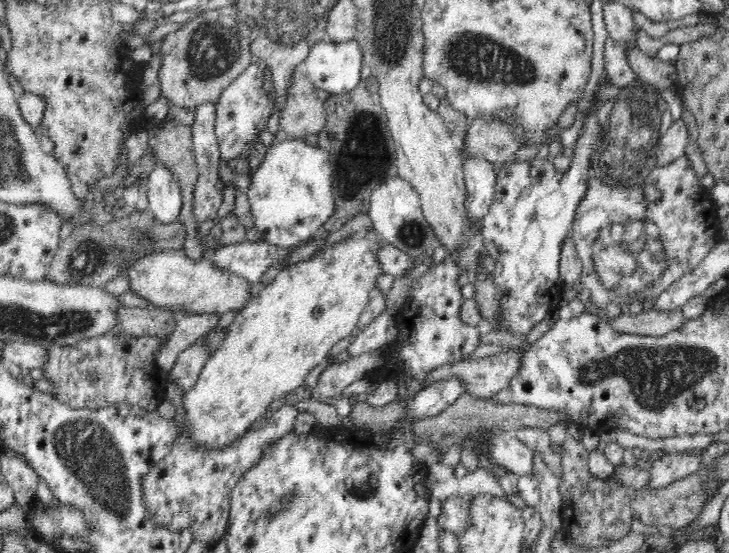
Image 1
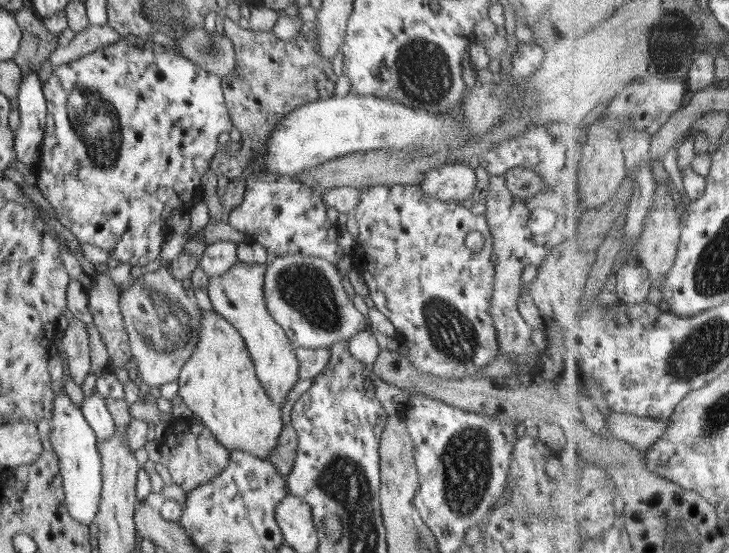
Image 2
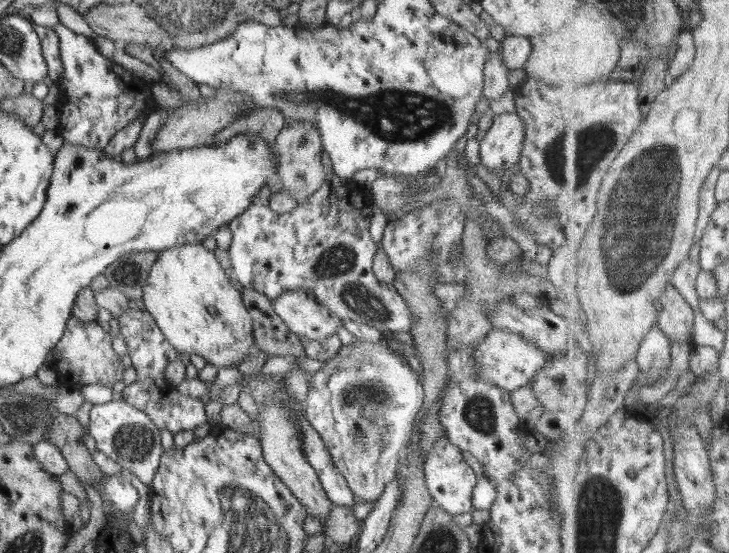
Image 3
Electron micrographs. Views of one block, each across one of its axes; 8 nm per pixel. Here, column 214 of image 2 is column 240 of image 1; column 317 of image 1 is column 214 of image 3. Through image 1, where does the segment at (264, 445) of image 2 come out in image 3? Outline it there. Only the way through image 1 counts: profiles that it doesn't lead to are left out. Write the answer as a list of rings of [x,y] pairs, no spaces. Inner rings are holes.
[[[186,244],[169,250],[162,250],[155,264],[148,272],[142,296],[146,311],[154,318],[156,325],[178,353],[198,354],[208,364],[218,369],[237,367],[254,354],[253,321],[242,301],[241,292],[230,284],[224,268],[212,251],[202,244]]]

